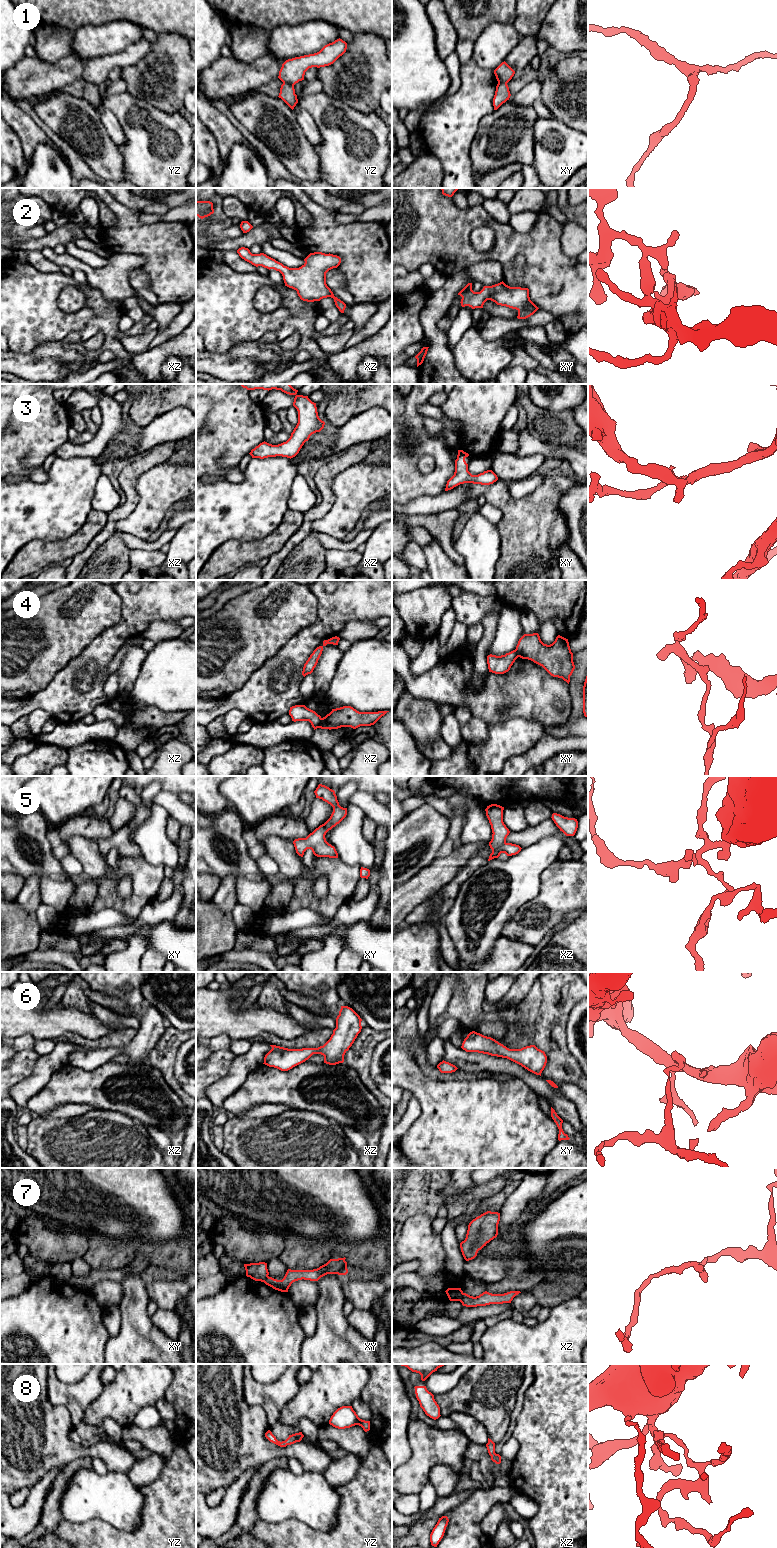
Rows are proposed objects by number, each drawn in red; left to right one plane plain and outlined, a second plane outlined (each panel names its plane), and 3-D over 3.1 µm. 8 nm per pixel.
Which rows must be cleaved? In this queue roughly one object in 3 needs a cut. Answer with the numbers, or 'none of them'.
1, 4, 7

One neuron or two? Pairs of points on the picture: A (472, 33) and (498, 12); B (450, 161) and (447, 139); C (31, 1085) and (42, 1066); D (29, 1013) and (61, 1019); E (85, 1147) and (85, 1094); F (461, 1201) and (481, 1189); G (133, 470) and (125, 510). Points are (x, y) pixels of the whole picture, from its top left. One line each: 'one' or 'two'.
A: one
B: one
C: one
D: one
E: two
F: one
G: one

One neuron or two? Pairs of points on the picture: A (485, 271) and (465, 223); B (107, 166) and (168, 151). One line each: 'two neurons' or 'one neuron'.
A: two neurons
B: two neurons

